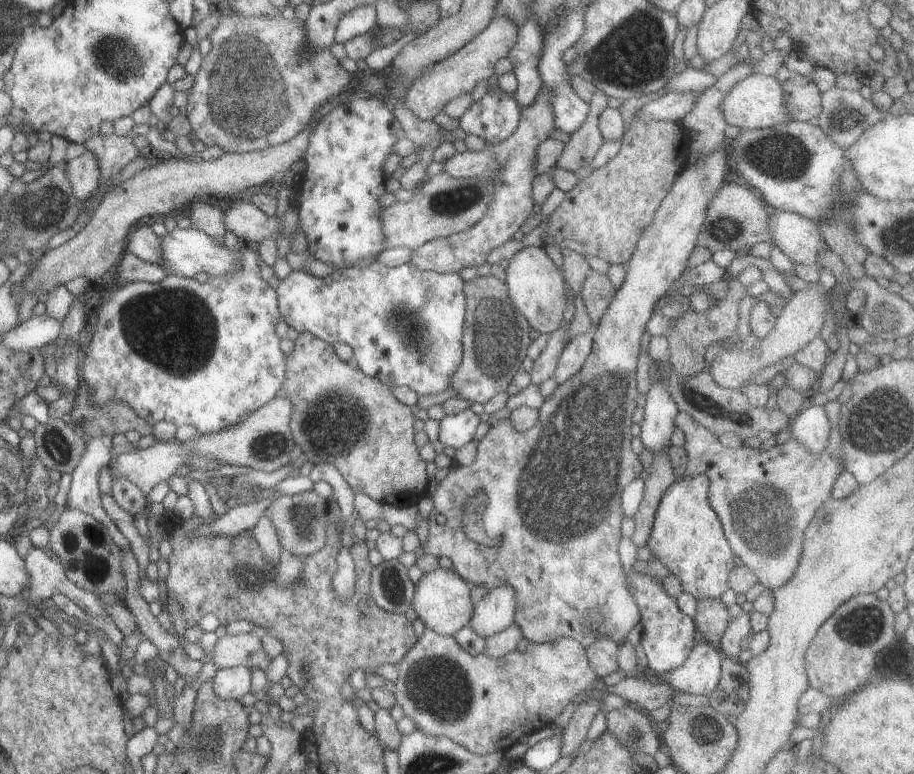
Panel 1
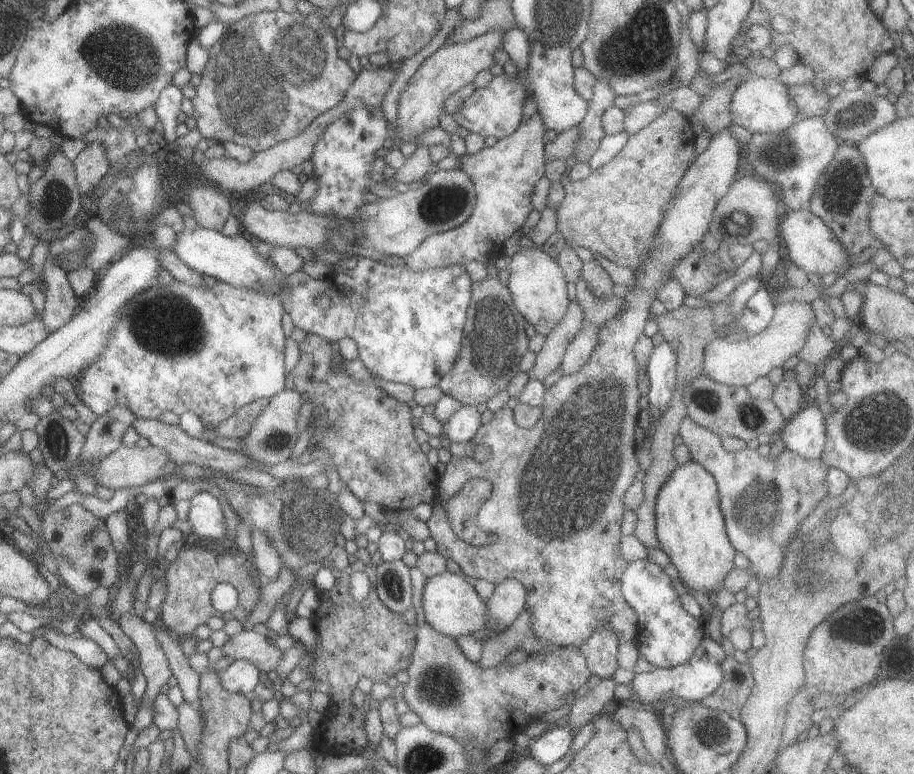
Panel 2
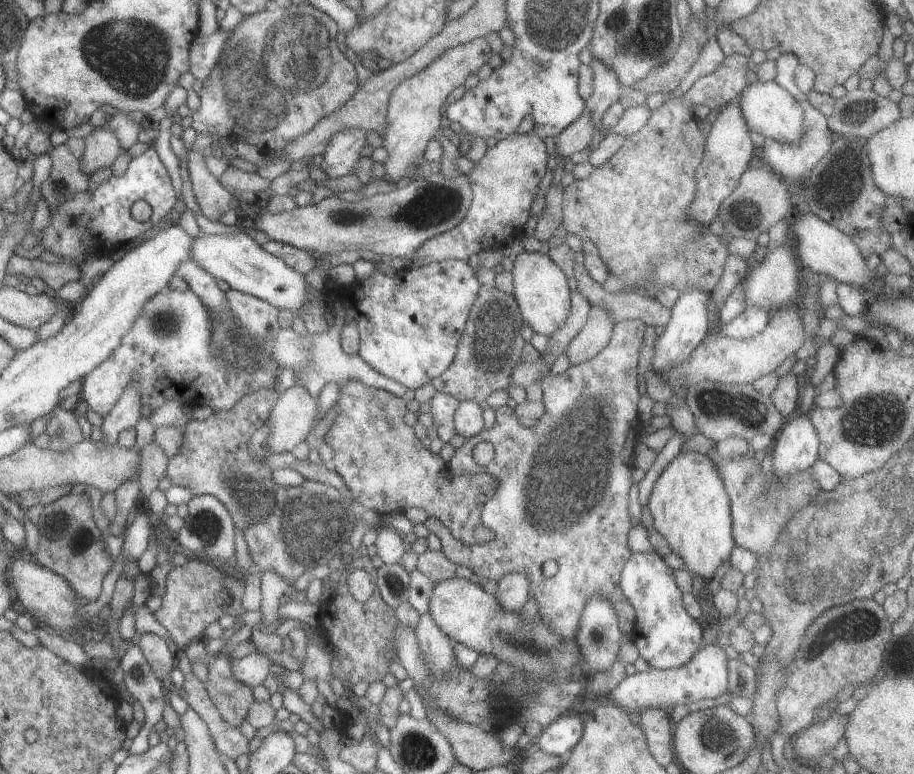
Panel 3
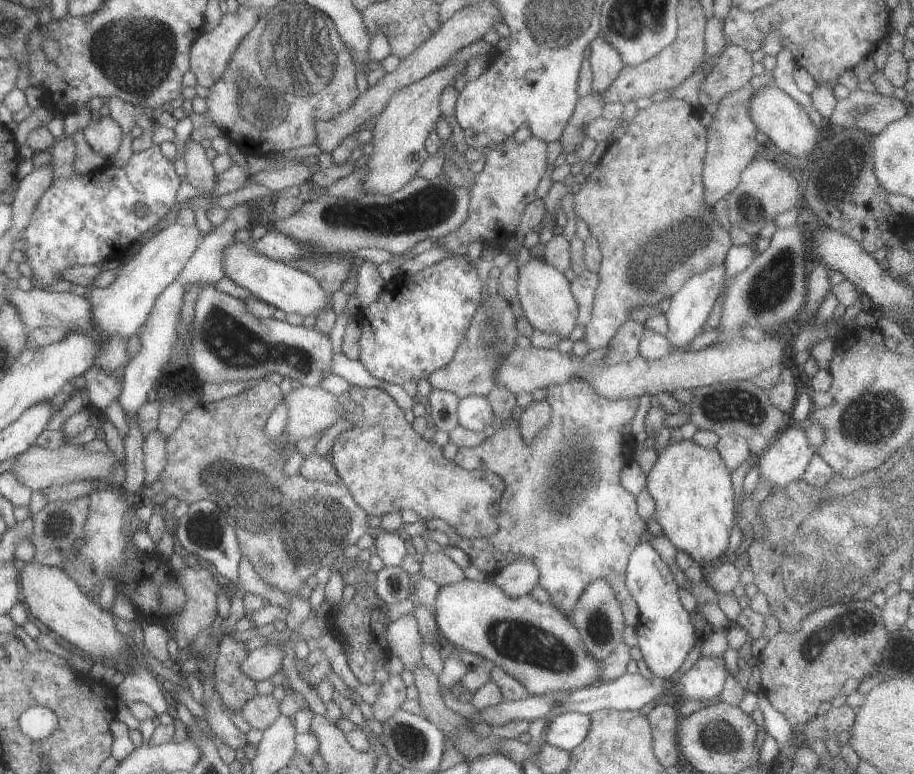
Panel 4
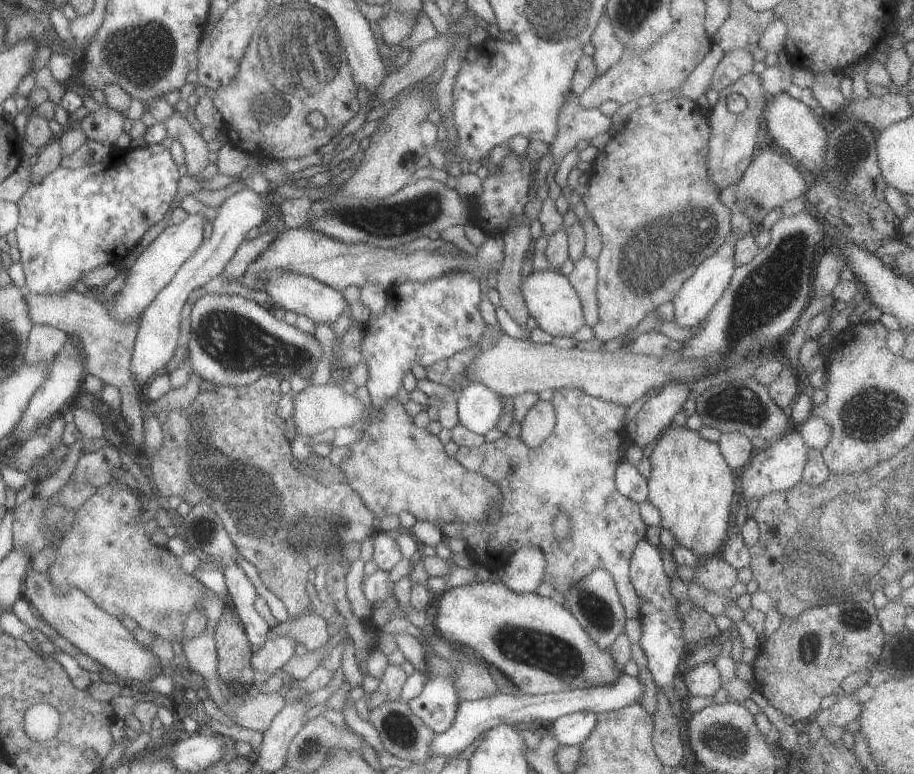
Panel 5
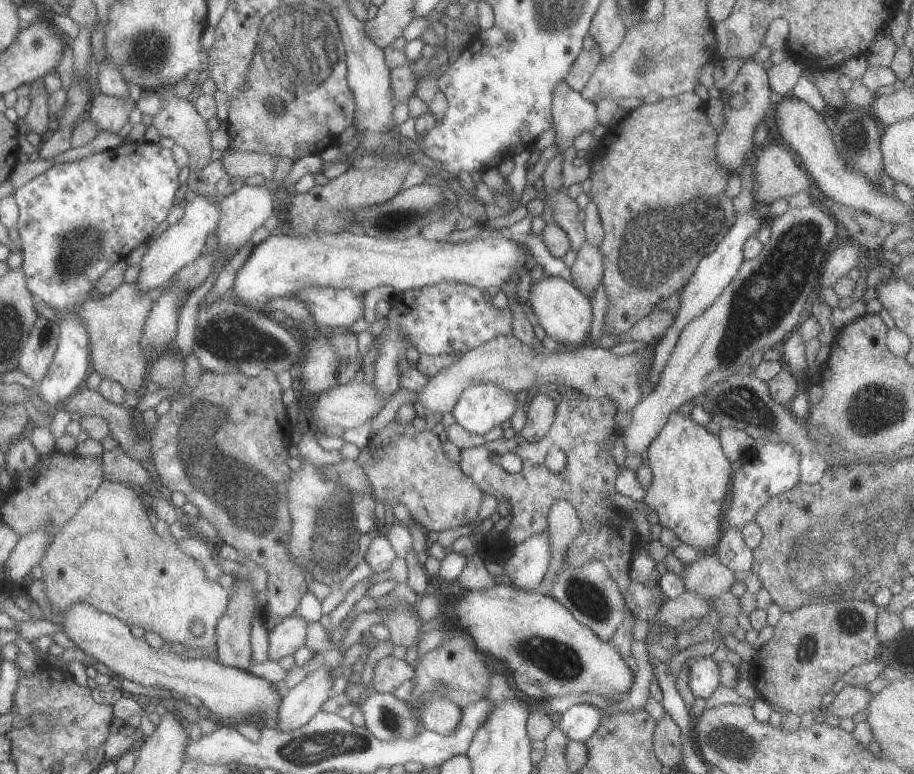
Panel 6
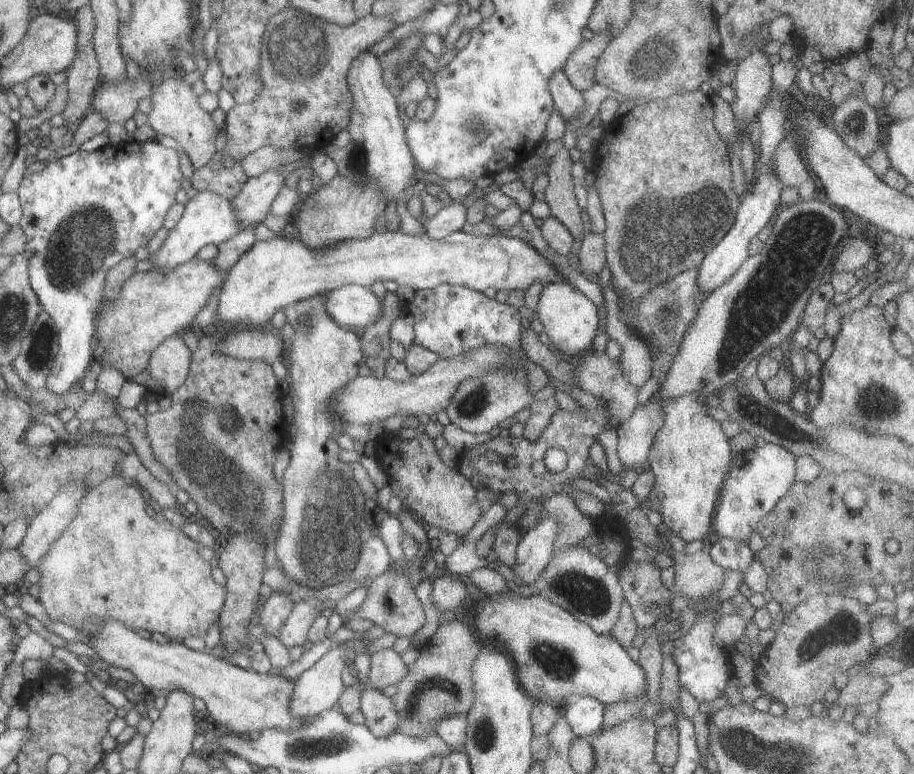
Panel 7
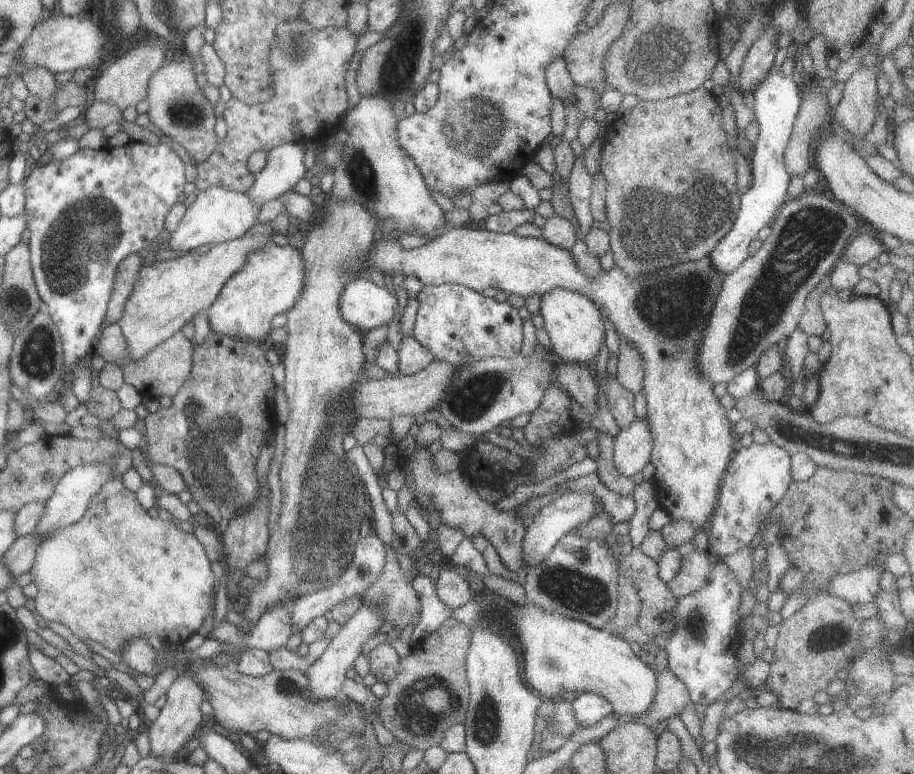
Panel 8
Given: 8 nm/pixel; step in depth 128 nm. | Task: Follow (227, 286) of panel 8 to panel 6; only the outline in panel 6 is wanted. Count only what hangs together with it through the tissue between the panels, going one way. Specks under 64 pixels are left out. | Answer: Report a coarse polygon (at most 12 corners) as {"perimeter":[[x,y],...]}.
{"perimeter":[[269,235],[230,286],[259,310],[305,287],[480,291],[523,269],[506,238]]}

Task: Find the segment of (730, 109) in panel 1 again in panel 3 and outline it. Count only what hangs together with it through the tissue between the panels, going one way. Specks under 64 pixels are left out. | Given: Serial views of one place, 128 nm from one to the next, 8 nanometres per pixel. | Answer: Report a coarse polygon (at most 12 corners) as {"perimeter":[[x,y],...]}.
{"perimeter":[[771,81],[737,98],[749,132],[780,143],[803,134],[799,100]]}

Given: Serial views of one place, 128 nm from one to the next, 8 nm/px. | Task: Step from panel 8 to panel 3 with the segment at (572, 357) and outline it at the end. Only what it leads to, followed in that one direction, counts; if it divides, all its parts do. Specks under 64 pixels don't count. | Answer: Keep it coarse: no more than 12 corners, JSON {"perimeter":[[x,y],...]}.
{"perimeter":[[521,251],[512,292],[520,319],[549,336],[568,313],[564,274]]}

